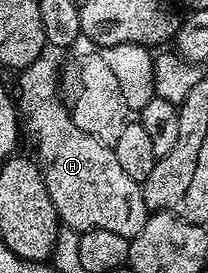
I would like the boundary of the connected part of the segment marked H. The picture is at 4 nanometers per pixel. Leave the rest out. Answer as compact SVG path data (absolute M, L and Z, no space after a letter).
M49 58L35 60L19 73L20 96L18 92L18 112L22 117L22 128L25 133L36 135L35 159L43 171L46 190L53 202L54 210L59 216L59 223L76 232L85 232L91 228L110 230L113 234L134 237L142 226L146 226L150 209L143 201L141 185L130 174L122 171L122 166L112 147L103 145L89 134L78 130L71 120L71 114L58 95L58 64Z

